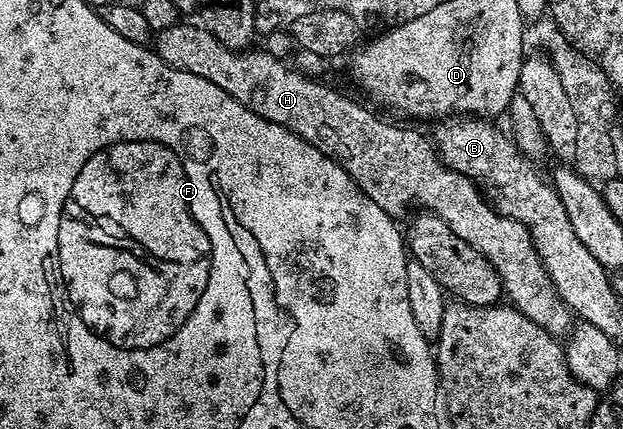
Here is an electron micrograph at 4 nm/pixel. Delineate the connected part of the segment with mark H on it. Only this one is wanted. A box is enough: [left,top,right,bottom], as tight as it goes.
[153,24,573,336]

